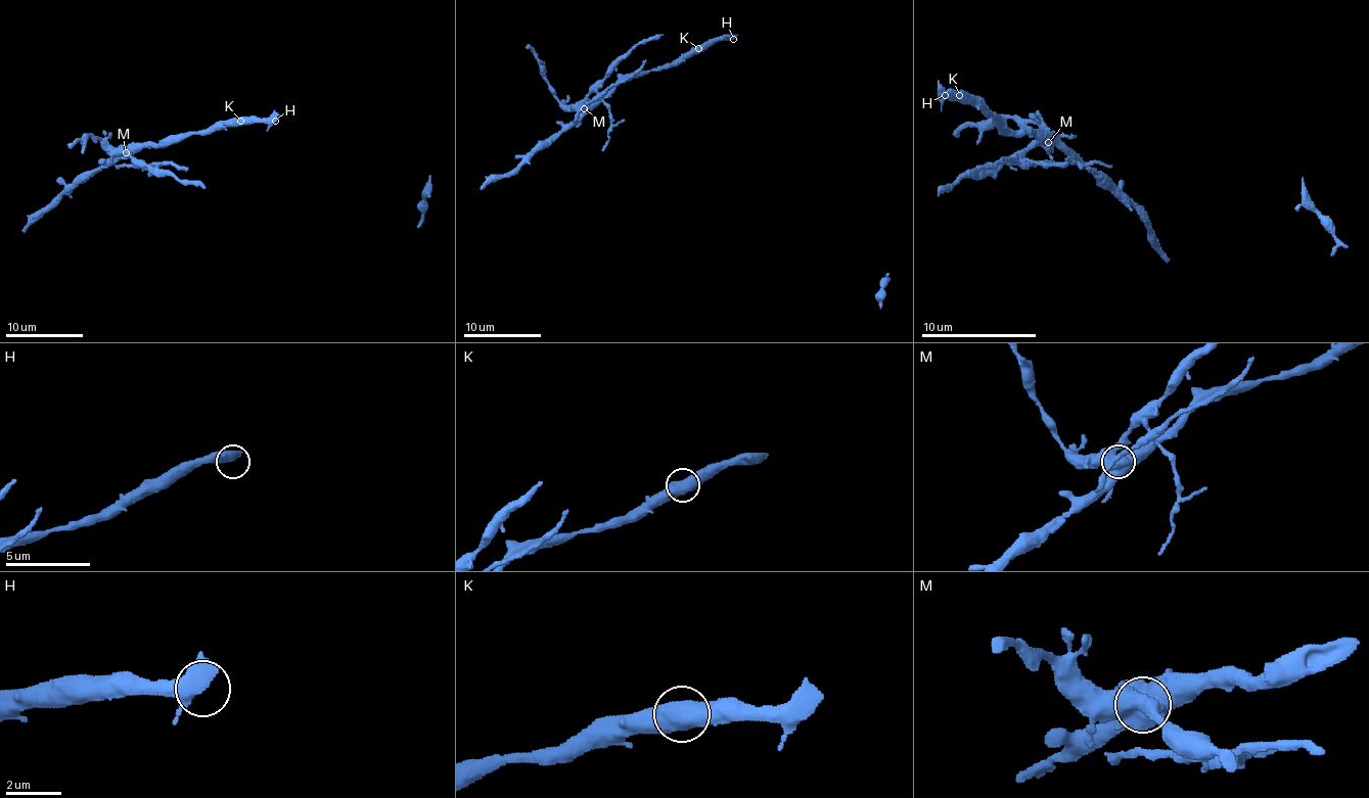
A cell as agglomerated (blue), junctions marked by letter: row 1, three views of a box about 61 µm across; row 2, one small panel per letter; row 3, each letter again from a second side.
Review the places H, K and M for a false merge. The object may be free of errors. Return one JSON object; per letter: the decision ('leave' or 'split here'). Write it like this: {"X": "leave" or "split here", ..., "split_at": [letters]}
{"H": "leave", "K": "leave", "M": "split here", "split_at": ["M"]}

